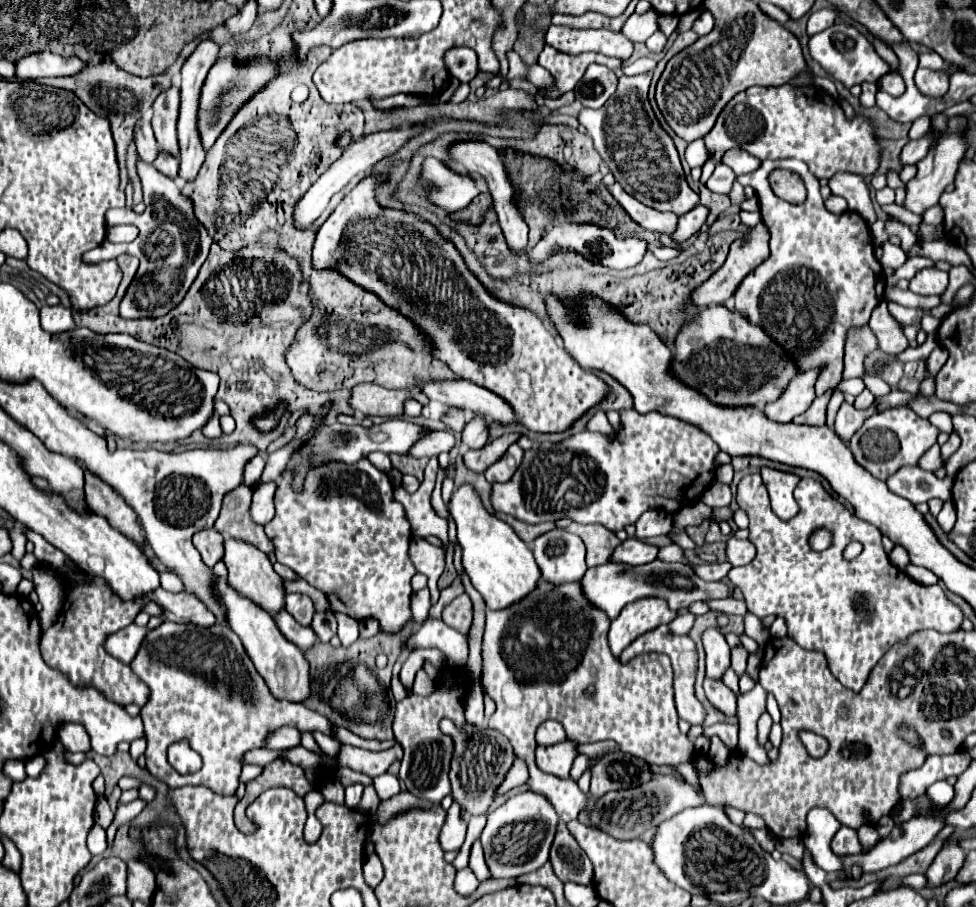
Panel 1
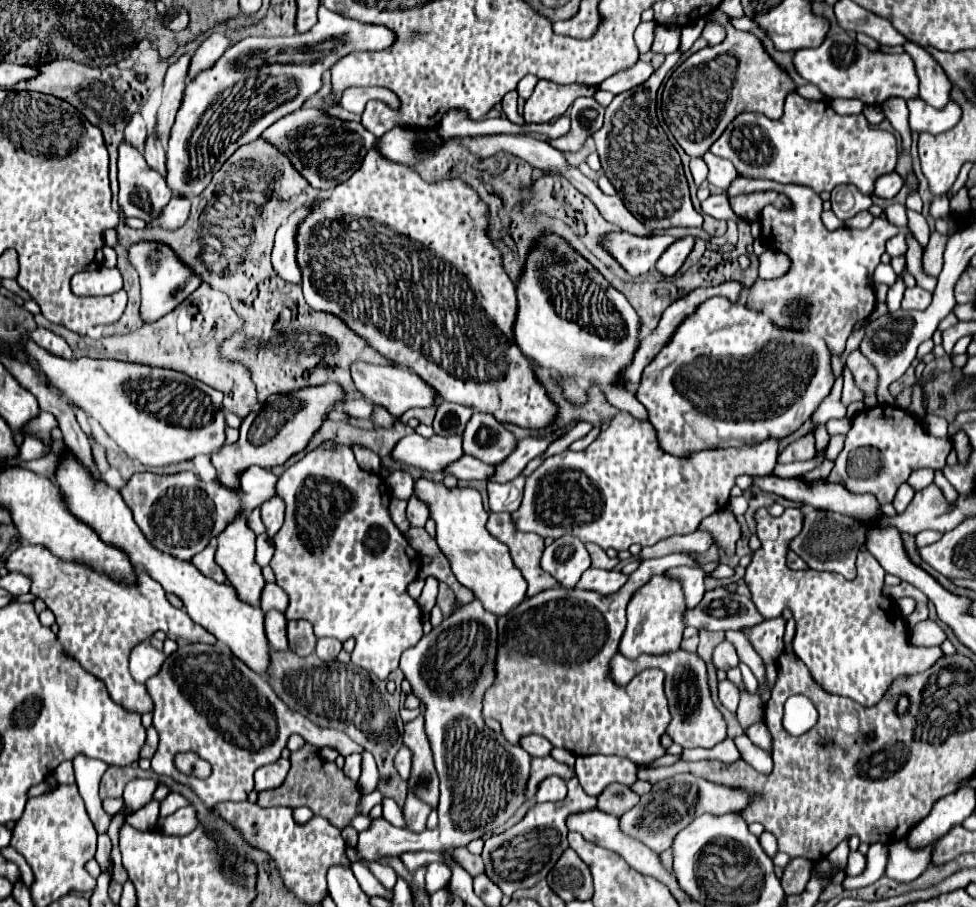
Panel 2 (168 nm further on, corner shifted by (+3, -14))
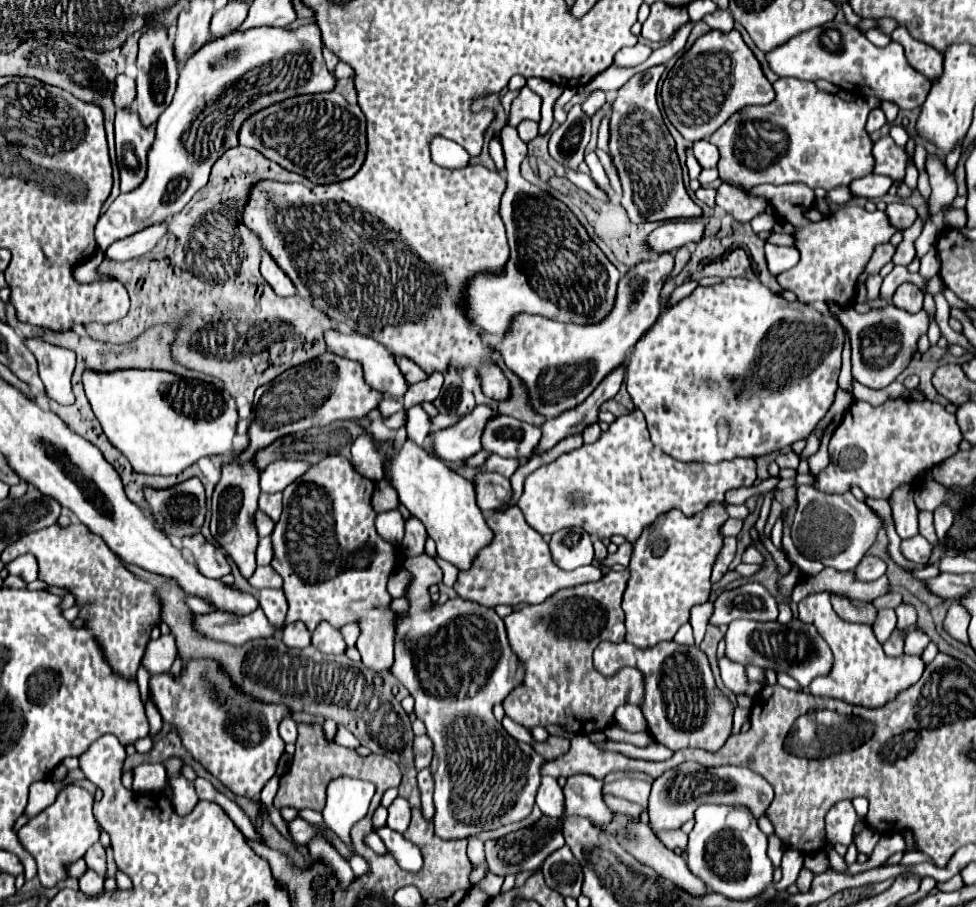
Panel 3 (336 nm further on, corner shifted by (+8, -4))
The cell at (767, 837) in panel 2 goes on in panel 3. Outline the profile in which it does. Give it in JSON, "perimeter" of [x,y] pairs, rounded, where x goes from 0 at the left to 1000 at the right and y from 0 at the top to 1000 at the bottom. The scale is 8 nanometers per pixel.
{"perimeter":[[[795,920],[787,922],[787,946],[791,948],[793,955],[799,955],[801,942],[803,942],[803,931],[801,931],[801,926],[799,926]]]}

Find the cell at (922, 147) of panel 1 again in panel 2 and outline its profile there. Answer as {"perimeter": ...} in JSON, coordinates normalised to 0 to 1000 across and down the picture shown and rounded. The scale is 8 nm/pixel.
{"perimeter":[[[911,190],[911,192],[905,192],[901,198],[899,198],[899,205],[897,205],[897,212],[899,216],[903,218],[915,218],[925,205],[925,196],[923,192],[919,190]]]}

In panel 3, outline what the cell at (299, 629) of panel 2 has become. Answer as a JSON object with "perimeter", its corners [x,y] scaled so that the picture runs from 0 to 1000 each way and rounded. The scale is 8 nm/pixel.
{"perimeter":[[[307,686],[295,688],[289,695],[289,706],[291,706],[291,710],[295,710],[295,714],[314,714],[314,712],[318,712],[318,697]]]}

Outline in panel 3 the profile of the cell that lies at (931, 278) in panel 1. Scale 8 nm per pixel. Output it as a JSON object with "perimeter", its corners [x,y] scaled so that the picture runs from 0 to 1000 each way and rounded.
{"perimeter":[[[936,313],[920,315],[920,320],[914,326],[914,335],[922,342],[932,344],[932,346],[939,346],[945,342],[945,331],[947,331],[947,326],[945,326],[943,318]]]}

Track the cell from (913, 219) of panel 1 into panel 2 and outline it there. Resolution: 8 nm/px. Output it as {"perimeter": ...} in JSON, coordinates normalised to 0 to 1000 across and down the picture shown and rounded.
{"perimeter":[[[884,233],[866,245],[867,249],[874,252],[888,252],[895,243],[890,233]]]}

